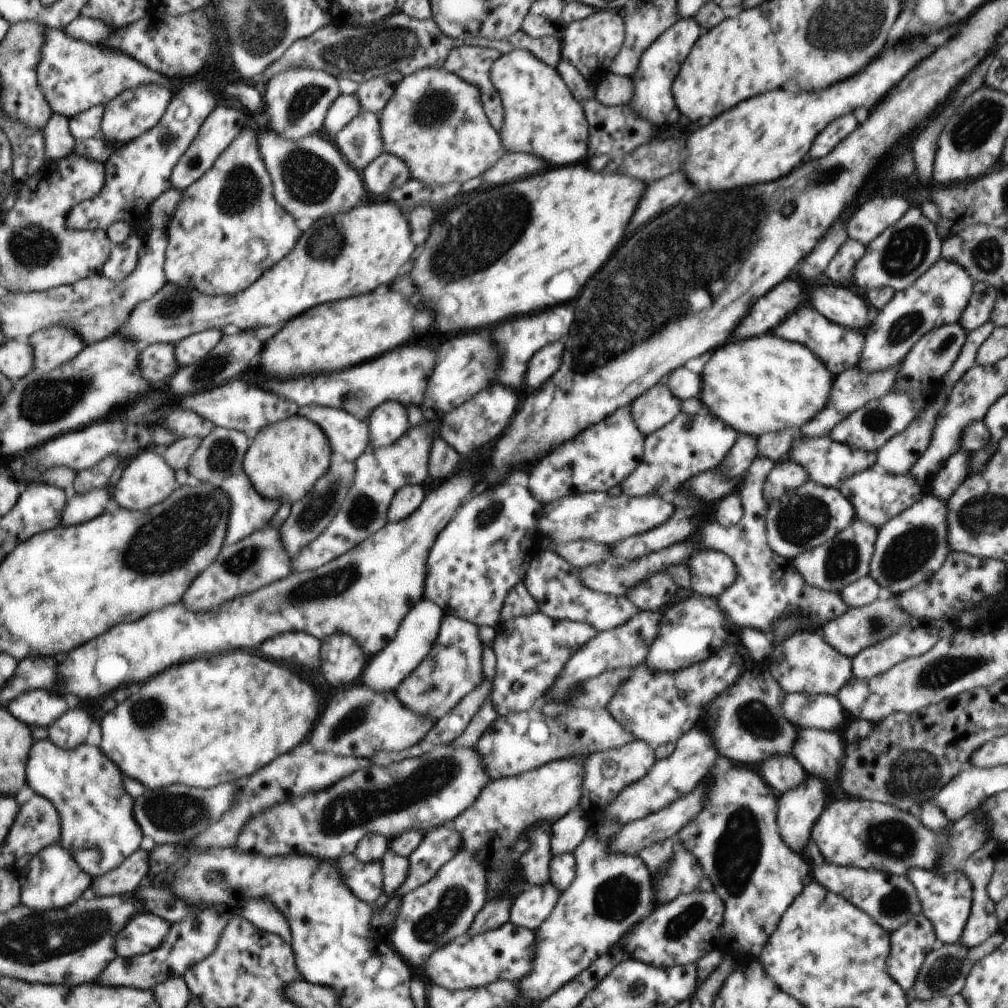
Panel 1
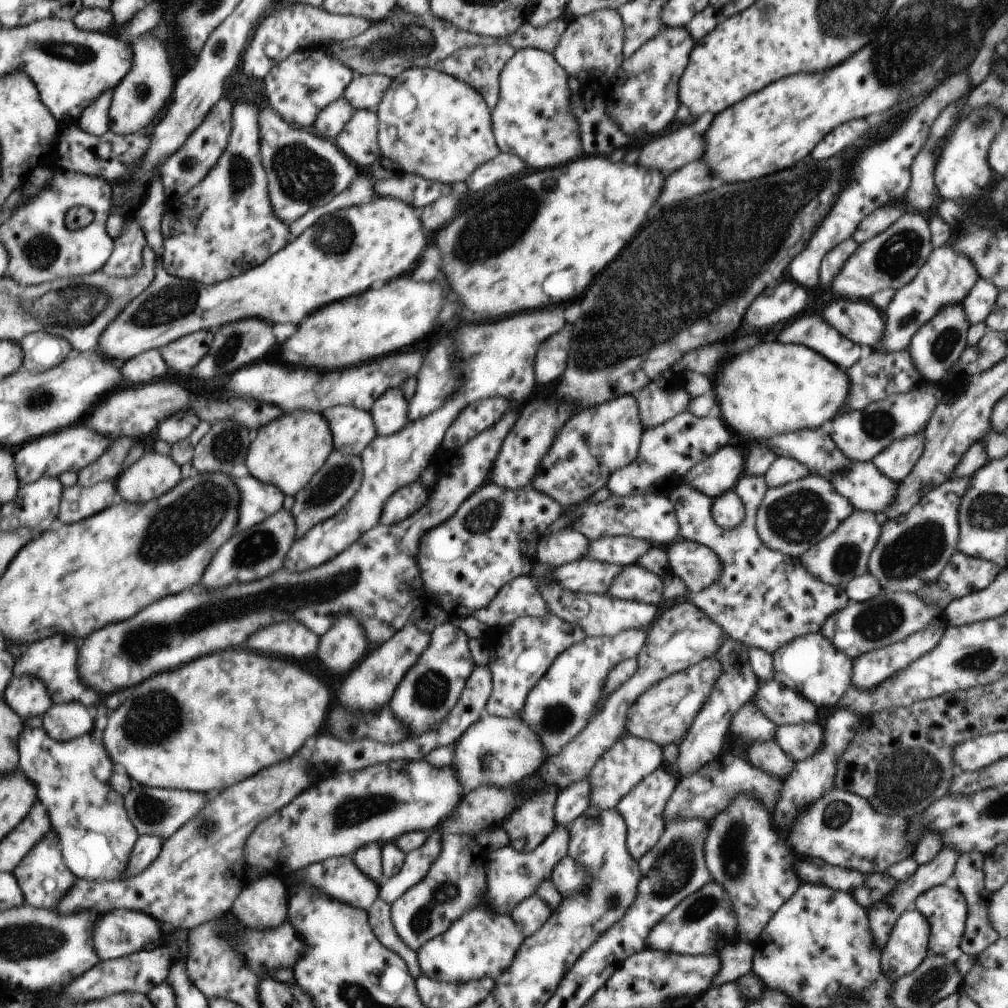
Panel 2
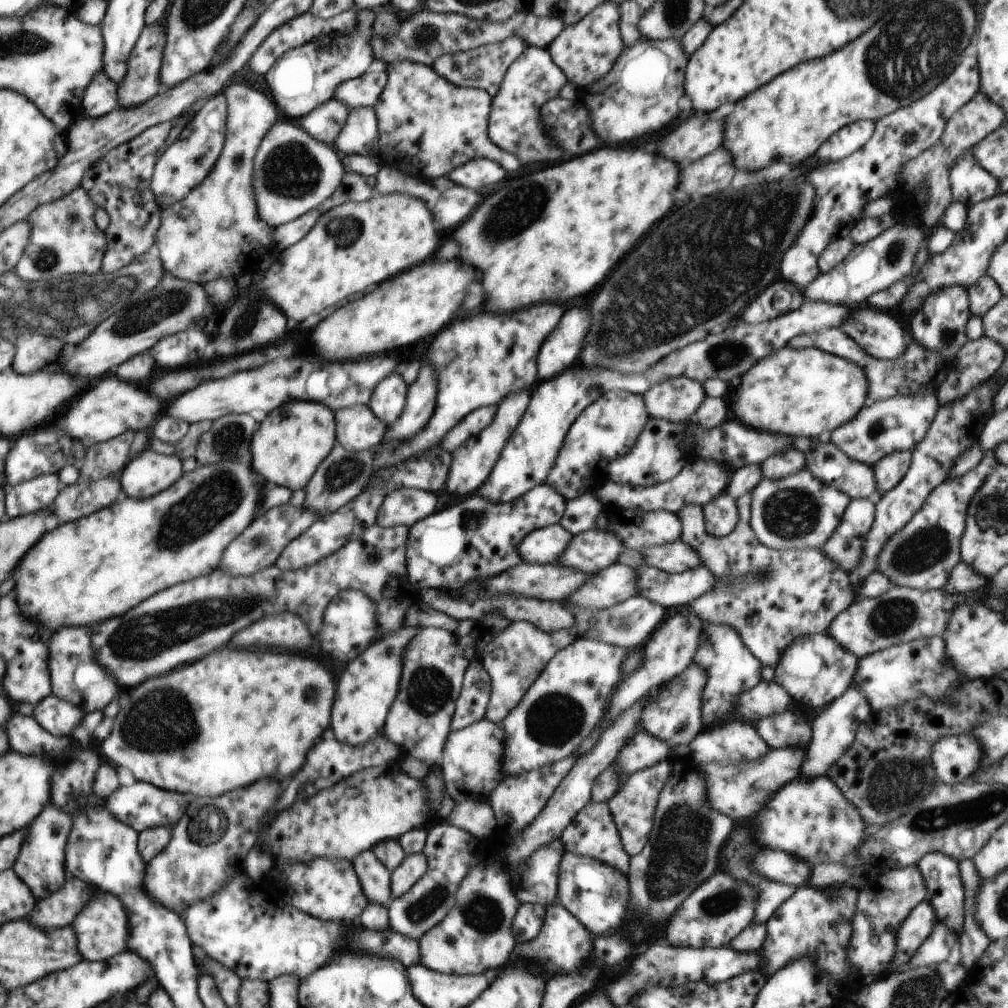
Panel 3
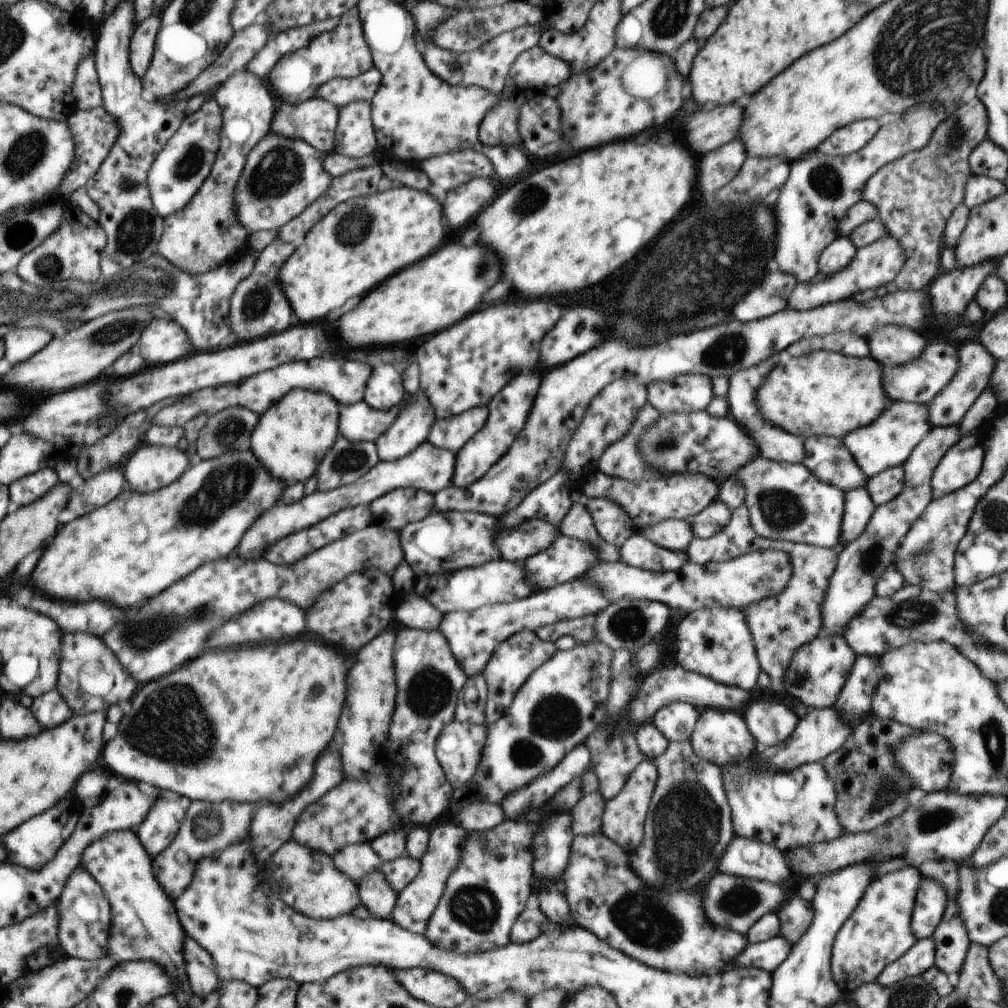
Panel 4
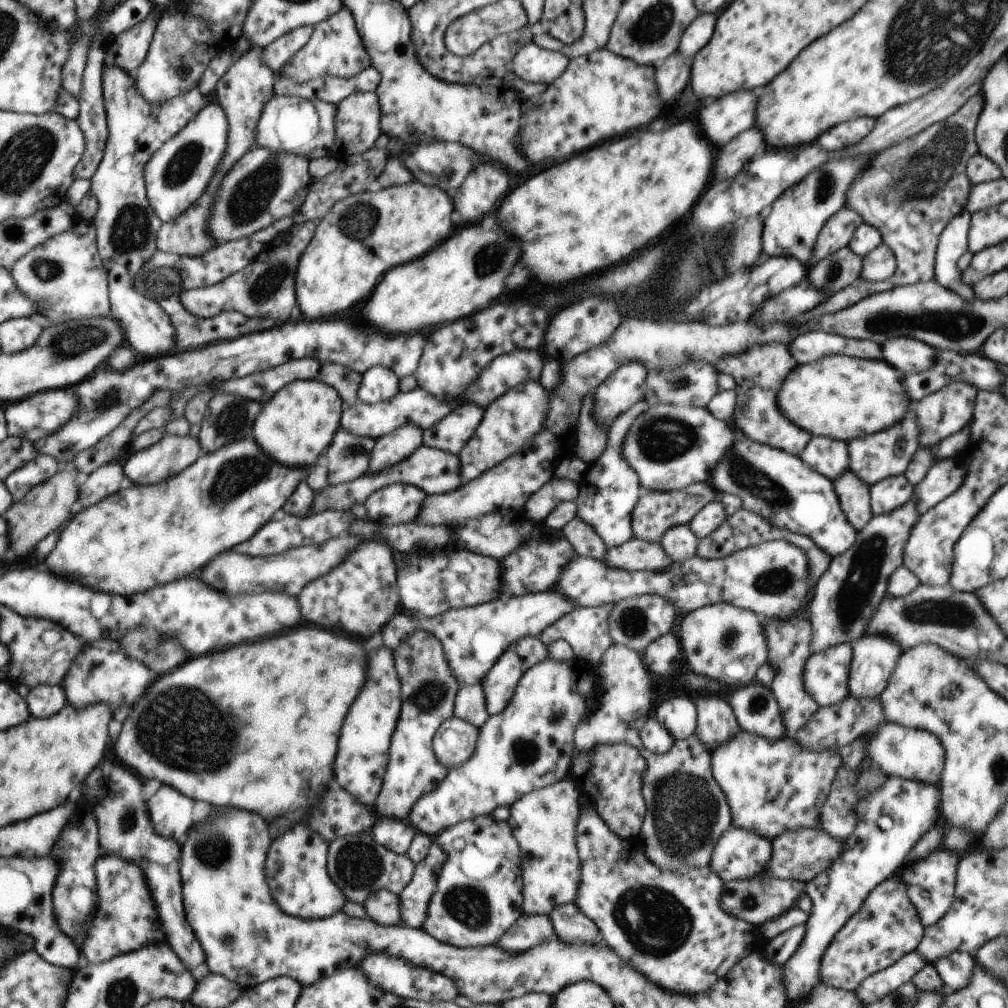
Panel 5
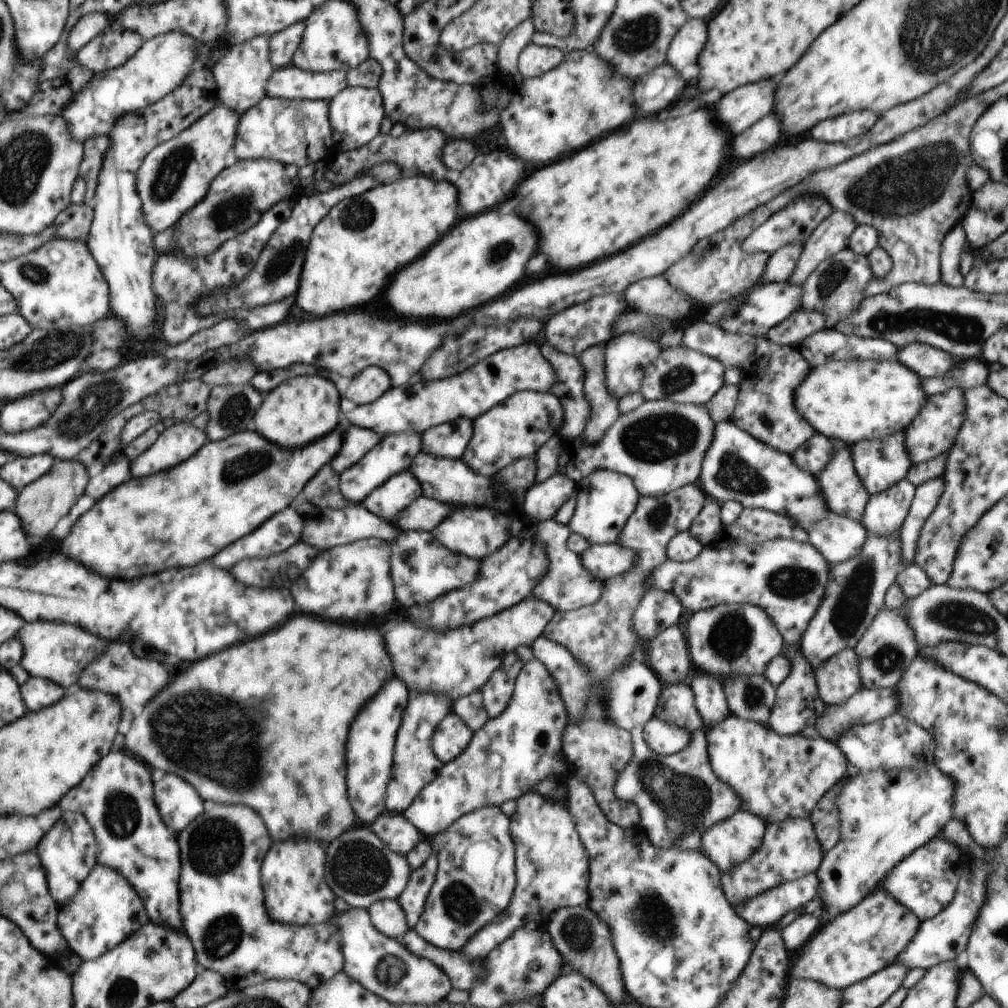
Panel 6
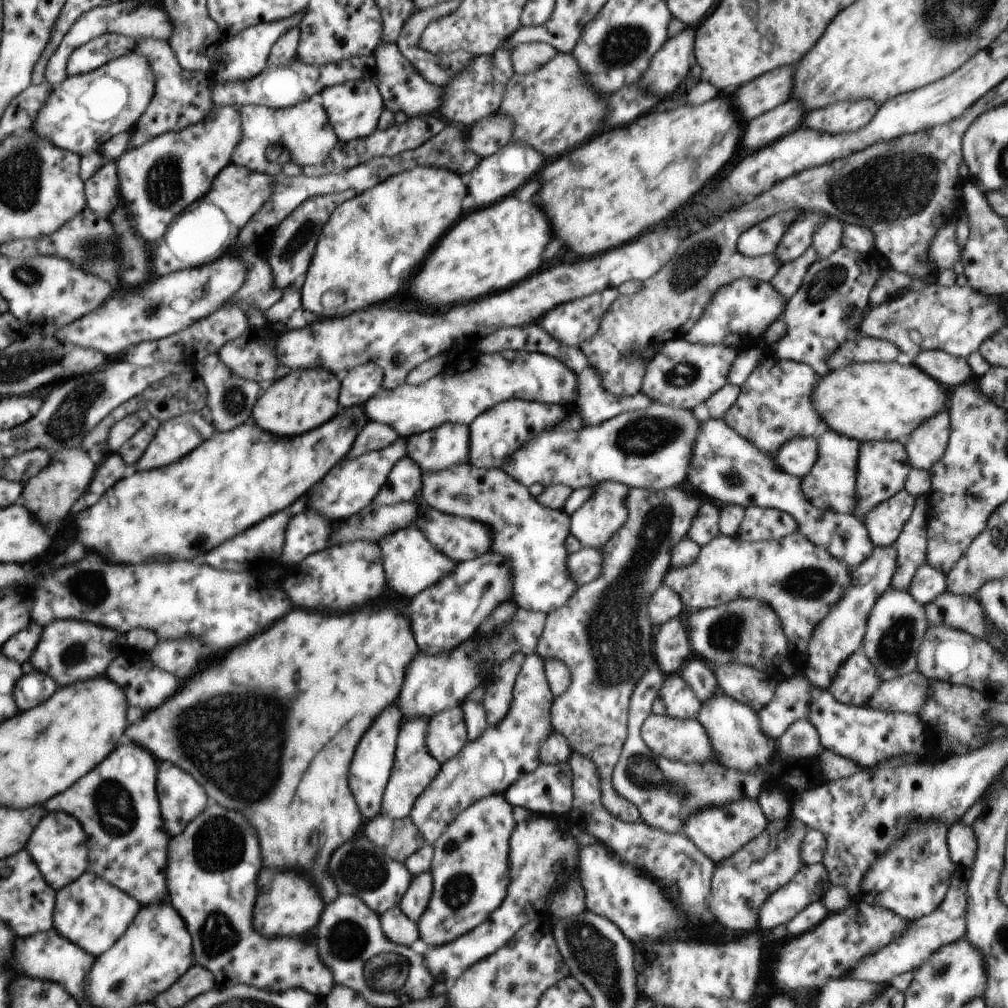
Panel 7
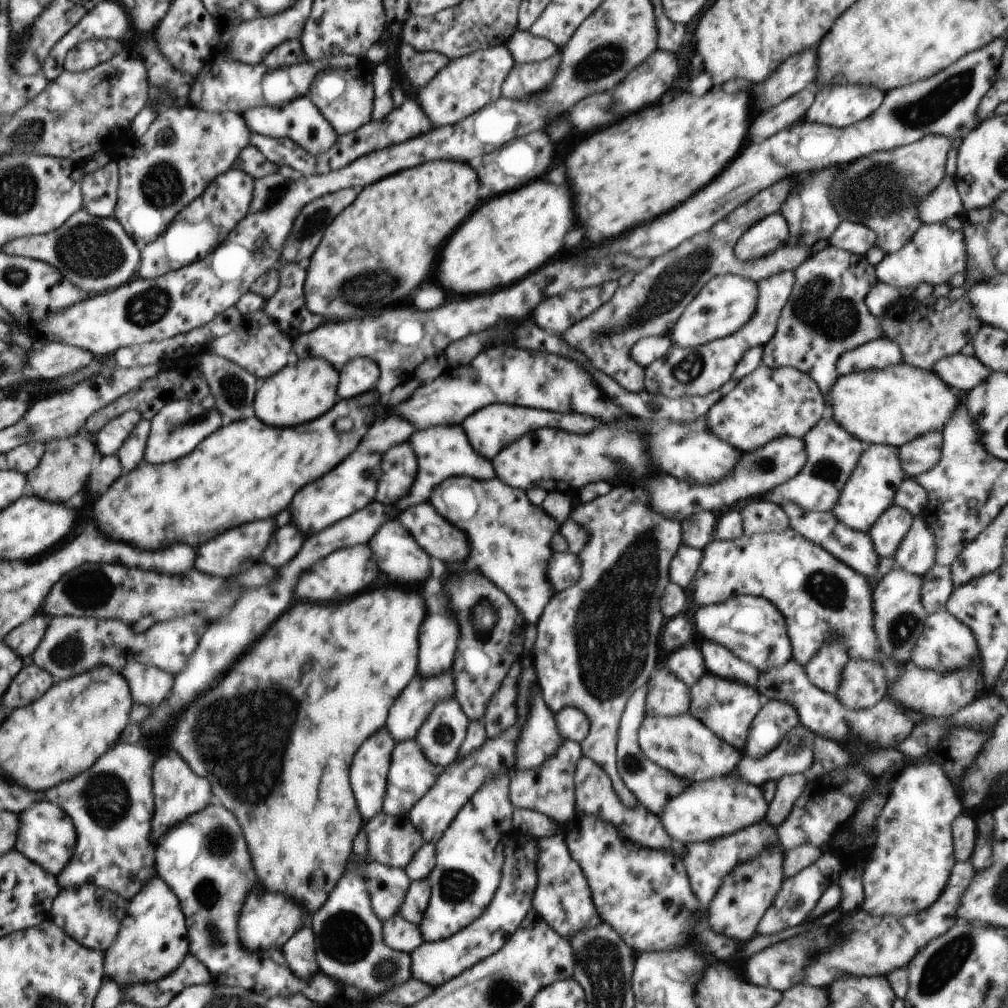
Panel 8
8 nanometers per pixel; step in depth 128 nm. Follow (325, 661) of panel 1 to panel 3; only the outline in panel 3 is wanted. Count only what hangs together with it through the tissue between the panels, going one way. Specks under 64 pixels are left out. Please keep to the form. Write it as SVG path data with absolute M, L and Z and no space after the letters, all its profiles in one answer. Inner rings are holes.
M343 590L338 592L328 604L318 632L318 640L320 640L320 648L326 654L332 654L332 658L336 660L348 662L360 656L375 641L376 632L378 632L378 626L376 626L374 600L360 590Z

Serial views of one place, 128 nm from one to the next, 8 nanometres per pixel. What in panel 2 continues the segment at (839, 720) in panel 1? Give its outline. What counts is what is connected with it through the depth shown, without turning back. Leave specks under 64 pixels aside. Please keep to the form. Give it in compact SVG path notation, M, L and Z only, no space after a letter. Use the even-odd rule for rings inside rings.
M772 679L758 688L754 704L778 725L800 724L800 722L814 724L819 719L821 709L802 694Z

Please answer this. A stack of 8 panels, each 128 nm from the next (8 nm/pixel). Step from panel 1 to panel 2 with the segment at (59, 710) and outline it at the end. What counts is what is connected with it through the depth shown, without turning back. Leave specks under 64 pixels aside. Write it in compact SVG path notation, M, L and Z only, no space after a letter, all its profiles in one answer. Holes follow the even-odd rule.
M14 676L12 684L8 684L4 700L10 700L18 712L22 712L22 718L40 716L53 705L52 695L46 685L33 676ZM12 686L12 688L10 688ZM50 694L50 696L48 696Z

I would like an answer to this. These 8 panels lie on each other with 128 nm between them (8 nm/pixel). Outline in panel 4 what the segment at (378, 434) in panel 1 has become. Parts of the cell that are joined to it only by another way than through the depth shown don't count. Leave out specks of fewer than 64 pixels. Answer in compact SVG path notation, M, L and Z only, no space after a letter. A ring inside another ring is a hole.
M392 364L374 367L368 378L364 400L376 410L390 410L406 399L401 369Z

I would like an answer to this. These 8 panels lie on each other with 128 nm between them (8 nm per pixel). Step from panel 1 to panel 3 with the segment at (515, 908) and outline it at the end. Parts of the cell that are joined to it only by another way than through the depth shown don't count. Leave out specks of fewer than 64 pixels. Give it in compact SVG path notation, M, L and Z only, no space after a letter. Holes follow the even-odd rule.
M538 903L522 904L522 908L516 912L514 922L512 922L512 932L517 942L534 940L544 926L545 916L545 906L540 906Z

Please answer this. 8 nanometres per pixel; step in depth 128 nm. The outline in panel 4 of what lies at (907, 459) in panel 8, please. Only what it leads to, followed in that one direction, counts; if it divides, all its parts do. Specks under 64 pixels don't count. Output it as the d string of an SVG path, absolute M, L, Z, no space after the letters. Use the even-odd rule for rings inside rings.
M970 339L958 346L958 370L954 378L928 402L928 416L930 424L934 426L956 426L964 418L969 408L976 402L982 391L986 389L990 377L994 374L996 358L984 348L977 339Z

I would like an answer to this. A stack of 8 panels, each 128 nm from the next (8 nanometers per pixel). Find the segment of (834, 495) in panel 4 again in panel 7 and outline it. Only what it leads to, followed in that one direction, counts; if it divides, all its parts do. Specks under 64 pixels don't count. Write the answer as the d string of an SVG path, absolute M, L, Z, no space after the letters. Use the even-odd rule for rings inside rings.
M709 417L708 420L700 421L698 436L692 444L688 482L690 484L686 486L691 491L721 507L725 505L738 505L744 508L759 506L791 514L798 524L798 531L816 546L825 548L850 570L862 564L874 550L875 544L861 519L854 515L833 511L822 512L822 509L810 504L802 492L802 480L798 476L790 476L782 472L776 466L773 454L760 452L750 440L742 438L723 419Z

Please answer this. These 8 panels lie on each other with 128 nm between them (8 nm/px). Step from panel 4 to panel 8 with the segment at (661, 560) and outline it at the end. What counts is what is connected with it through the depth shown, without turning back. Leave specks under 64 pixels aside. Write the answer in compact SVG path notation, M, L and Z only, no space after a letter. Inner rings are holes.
M554 551L552 558L546 566L546 576L550 586L558 591L566 590L574 586L582 574L582 560L580 556L570 551Z

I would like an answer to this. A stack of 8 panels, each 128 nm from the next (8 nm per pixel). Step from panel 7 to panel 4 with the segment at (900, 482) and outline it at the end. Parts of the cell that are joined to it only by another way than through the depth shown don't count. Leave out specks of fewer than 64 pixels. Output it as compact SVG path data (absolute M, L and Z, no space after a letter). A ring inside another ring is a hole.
M892 401L886 410L868 426L848 432L843 443L852 454L860 470L870 479L880 474L886 468L904 464L916 445L930 432L932 428L928 416L928 406L910 401Z

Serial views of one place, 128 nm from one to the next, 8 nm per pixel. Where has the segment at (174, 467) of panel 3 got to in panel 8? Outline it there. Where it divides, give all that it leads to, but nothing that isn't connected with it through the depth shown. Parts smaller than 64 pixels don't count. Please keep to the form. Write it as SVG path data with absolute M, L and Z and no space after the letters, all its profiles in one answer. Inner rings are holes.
M189 400L169 402L152 419L152 434L149 435L148 446L145 448L144 462L164 464L182 459L200 446L202 440L208 439L222 426L221 412L216 407L203 408Z

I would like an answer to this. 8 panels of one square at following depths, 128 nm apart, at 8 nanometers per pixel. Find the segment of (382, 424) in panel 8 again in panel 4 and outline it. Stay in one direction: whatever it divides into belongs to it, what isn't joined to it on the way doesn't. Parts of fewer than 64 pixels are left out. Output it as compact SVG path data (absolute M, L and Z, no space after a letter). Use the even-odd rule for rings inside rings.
M338 435L334 446L320 461L316 472L316 491L330 492L364 476L379 462L373 442L350 442Z

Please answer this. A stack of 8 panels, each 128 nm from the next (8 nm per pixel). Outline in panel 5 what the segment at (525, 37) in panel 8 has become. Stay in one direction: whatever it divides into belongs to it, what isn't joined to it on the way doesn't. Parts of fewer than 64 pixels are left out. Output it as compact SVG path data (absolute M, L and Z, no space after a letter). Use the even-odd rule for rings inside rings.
M538 44L521 46L514 55L510 70L524 82L548 84L560 78L570 64L562 52L540 48Z

